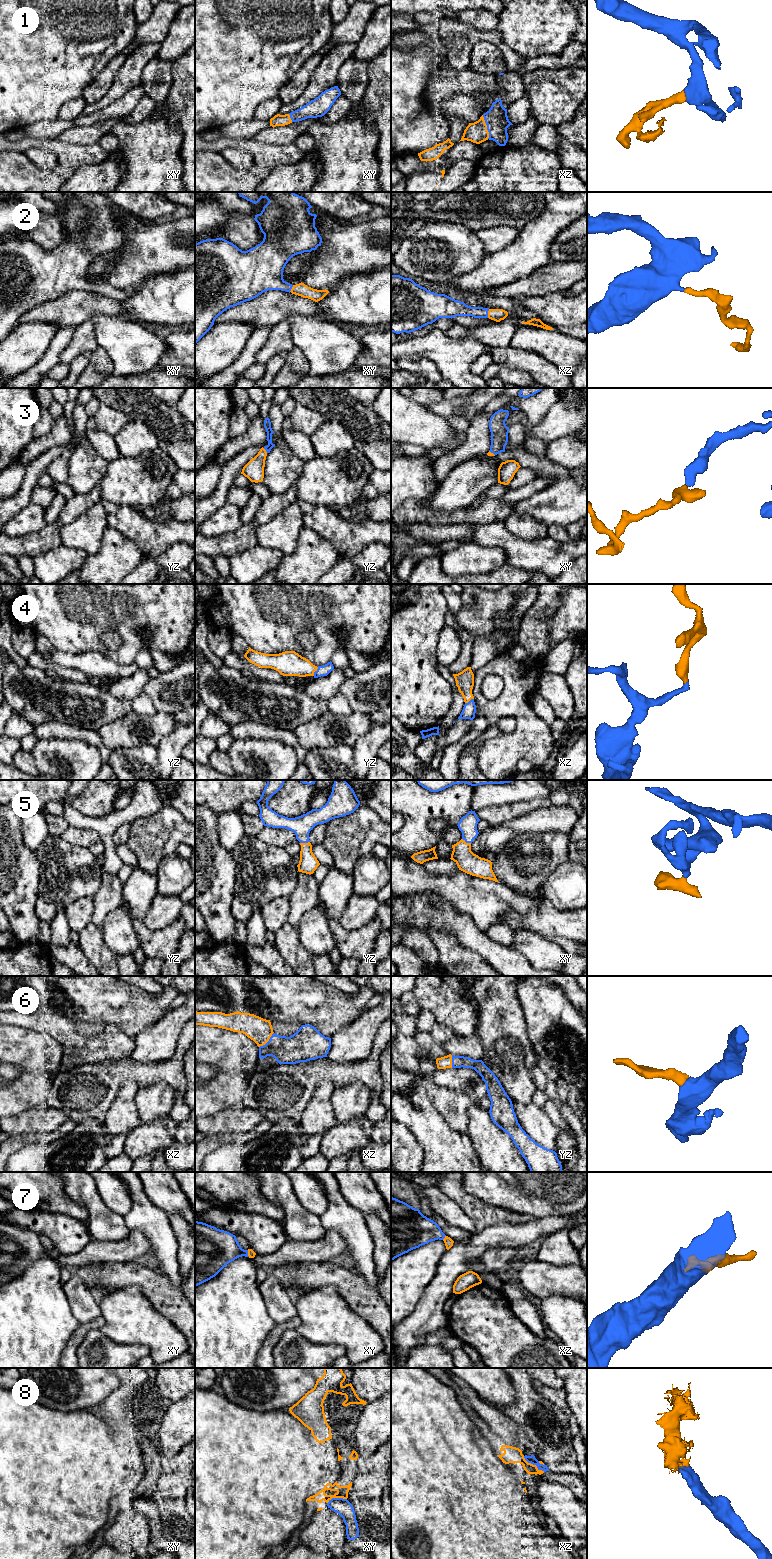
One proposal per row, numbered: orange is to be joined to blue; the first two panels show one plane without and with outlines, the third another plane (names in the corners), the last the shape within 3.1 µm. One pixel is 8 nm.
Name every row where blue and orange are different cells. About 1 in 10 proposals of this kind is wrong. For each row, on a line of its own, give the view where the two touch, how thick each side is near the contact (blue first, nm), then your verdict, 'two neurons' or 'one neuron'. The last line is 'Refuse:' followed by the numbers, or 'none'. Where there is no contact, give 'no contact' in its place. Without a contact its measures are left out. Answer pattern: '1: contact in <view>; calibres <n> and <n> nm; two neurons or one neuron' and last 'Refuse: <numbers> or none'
1: contact in xz; calibres 190 and 170 nm; one neuron
2: contact in xz; calibres 130 and 100 nm; one neuron
3: contact in yz; calibres 60 and 160 nm; one neuron
4: contact in yz; calibres 90 and 200 nm; one neuron
5: contact in yz; calibres 160 and 150 nm; one neuron
6: contact in xz; calibres 220 and 200 nm; one neuron
7: contact in xz; calibres 280 and 70 nm; one neuron
8: contact in xz; calibres 70 and 130 nm; two neurons
Refuse: 8

